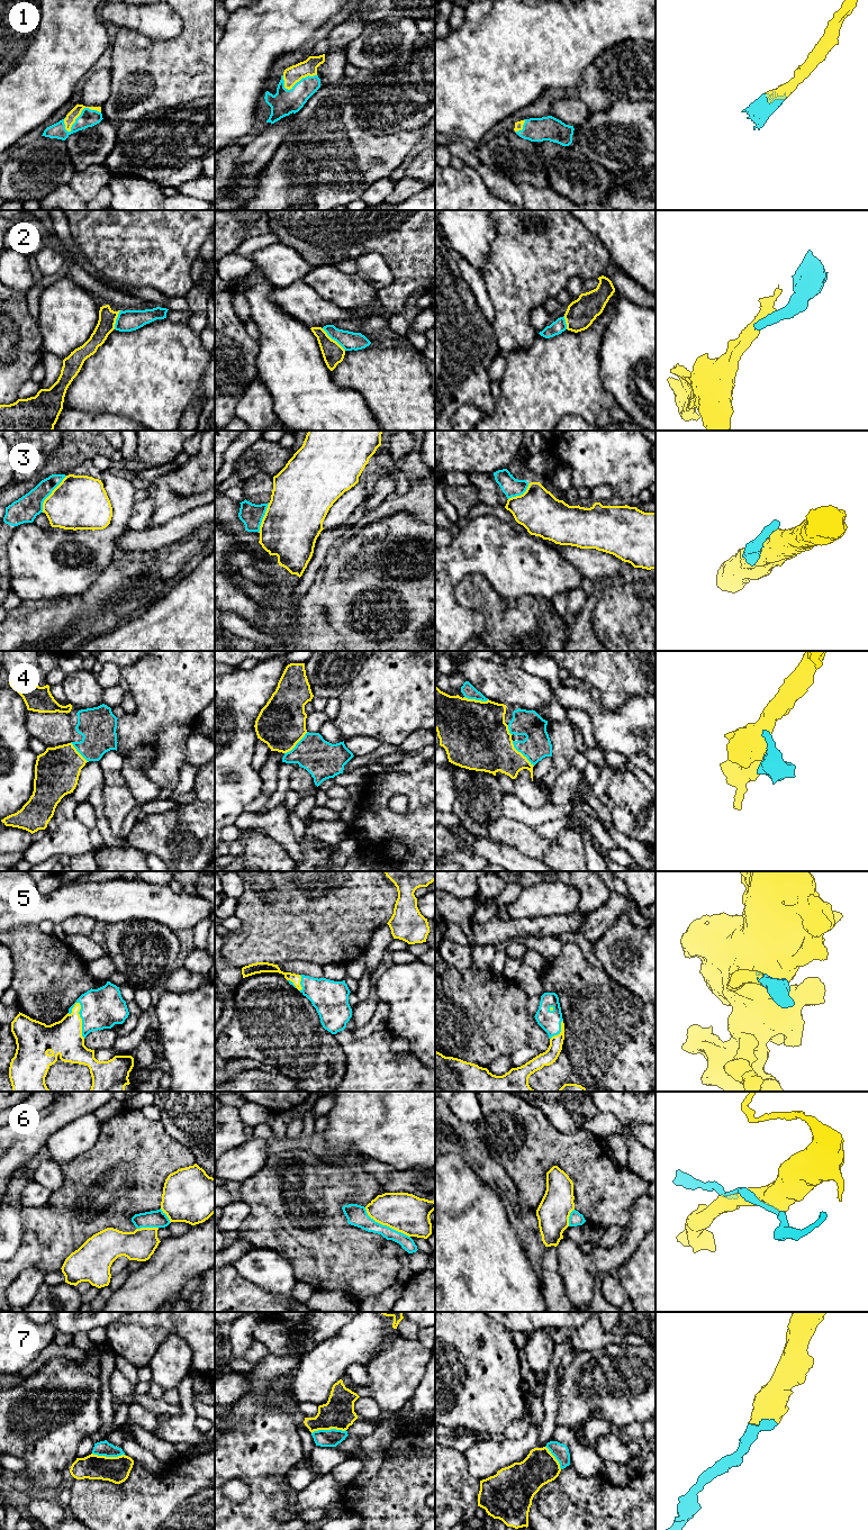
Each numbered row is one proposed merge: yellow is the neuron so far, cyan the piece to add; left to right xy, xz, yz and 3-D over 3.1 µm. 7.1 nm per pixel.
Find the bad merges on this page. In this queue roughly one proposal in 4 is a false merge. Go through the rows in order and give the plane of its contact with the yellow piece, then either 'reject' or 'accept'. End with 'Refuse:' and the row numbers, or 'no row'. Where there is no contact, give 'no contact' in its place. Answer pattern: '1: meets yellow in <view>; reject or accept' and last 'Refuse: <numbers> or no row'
1: meets yellow in xy; accept
2: meets yellow in xz; reject
3: meets yellow in xy; reject
4: meets yellow in yz; accept
5: meets yellow in xy; accept
6: meets yellow in xz; reject
7: meets yellow in xz; accept
Refuse: 2, 3, 6

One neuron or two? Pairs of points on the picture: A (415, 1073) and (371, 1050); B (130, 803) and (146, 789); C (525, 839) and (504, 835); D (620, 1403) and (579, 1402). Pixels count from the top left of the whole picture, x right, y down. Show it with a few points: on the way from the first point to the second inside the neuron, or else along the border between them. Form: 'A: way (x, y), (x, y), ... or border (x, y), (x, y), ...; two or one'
A: way (404, 1073), (394, 1073), (382, 1061); one
B: border (125, 785), (138, 803); two
C: way (520, 836), (509, 835); one
D: way (609, 1403), (589, 1403); one

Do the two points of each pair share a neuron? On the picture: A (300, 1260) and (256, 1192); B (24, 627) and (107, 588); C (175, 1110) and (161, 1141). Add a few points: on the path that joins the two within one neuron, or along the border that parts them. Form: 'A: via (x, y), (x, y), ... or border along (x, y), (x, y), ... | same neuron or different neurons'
A: via (300, 1243), (300, 1237), (273, 1209) | same neuron
B: via (44, 627), (59, 627), (87, 608) | same neuron
C: border along (159, 1121), (172, 1137), (186, 1147) | different neurons

